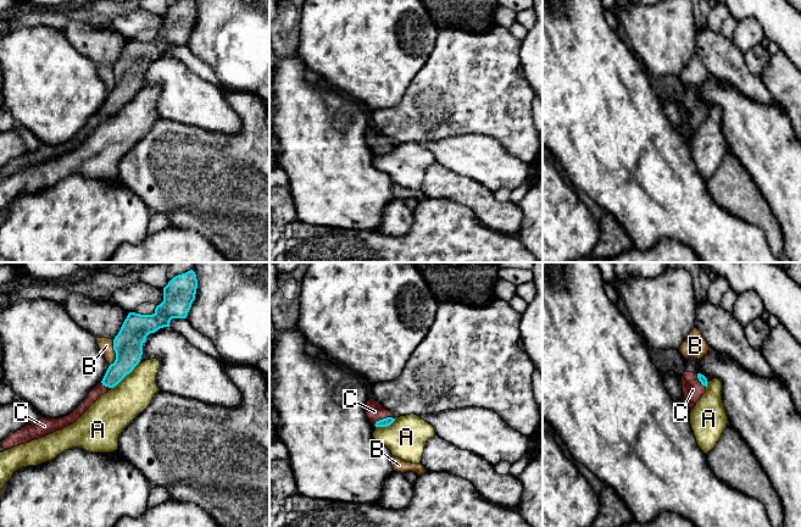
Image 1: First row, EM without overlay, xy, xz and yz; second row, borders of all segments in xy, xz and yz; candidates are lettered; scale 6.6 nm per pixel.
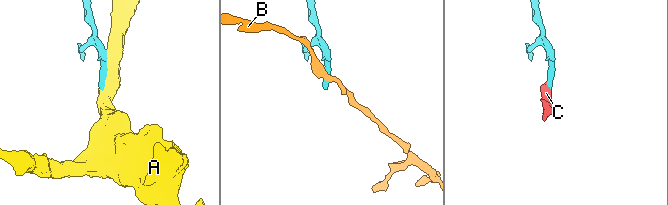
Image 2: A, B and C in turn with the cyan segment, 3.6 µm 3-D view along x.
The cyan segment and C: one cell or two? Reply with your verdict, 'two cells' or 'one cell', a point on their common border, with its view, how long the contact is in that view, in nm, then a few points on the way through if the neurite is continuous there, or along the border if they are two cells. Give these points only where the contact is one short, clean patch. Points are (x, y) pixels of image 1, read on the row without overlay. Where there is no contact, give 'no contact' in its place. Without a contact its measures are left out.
one cell | xz (383, 145) | 150 nm | across xz (388, 148), (383, 145), (374, 138)

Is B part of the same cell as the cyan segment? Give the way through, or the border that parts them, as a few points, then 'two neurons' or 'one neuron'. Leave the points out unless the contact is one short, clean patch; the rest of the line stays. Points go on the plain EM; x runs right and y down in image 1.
border along xy (113, 67), (115, 87), (110, 92); two neurons

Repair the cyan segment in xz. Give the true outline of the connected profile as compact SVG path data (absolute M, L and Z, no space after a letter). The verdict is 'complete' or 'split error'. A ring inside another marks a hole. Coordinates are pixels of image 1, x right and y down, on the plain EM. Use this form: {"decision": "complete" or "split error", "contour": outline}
{"decision": "split error", "contour": "M374 126L367 128L366 140L369 149L376 154L388 154L395 148L395 143Z"}

